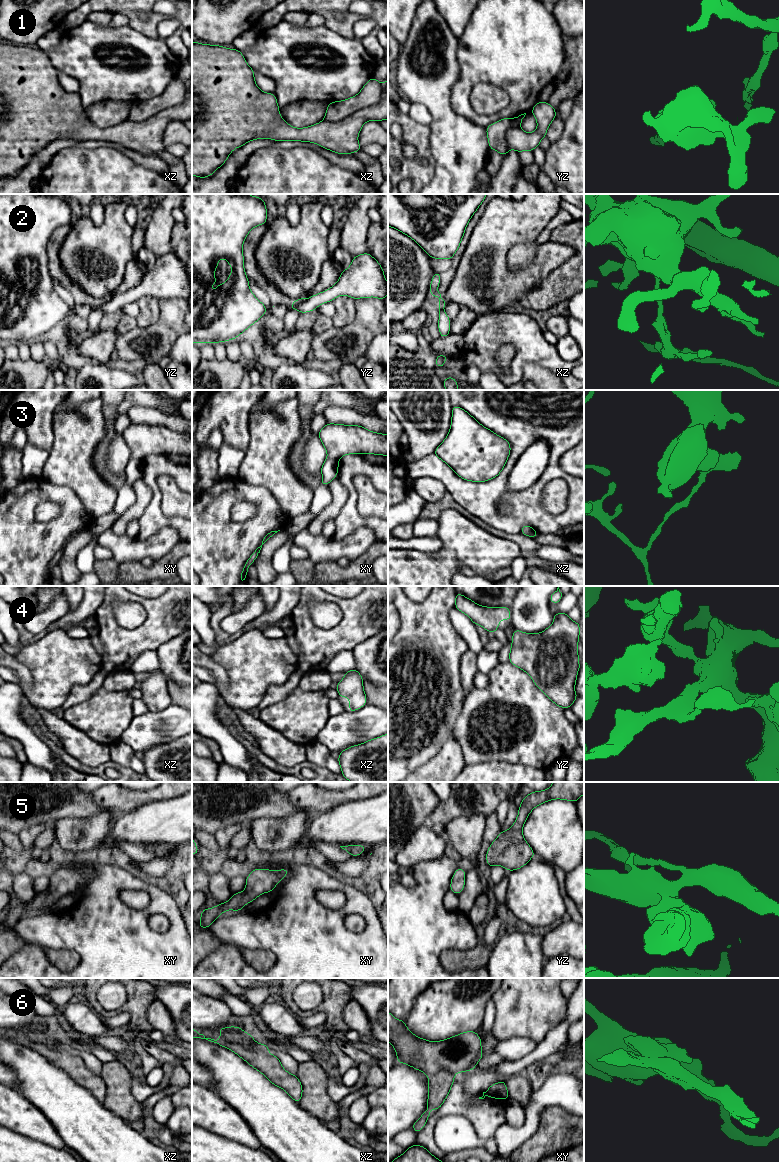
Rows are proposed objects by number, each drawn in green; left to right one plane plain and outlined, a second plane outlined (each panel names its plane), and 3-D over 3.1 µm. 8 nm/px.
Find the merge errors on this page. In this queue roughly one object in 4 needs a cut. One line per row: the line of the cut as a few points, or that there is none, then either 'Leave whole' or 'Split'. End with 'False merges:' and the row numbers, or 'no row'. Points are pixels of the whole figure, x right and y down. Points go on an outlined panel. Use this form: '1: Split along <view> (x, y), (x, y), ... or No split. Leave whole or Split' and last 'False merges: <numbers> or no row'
1: Split along xz (383, 85), (382, 97), (377, 102), (340, 121), (324, 120). Split
2: No split. Leave whole
3: No split. Leave whole
4: No split. Leave whole
5: No split. Leave whole
6: Split along xz (220, 1038), (238, 1043), (245, 1048), (253, 1047). Split
False merges: 1, 6

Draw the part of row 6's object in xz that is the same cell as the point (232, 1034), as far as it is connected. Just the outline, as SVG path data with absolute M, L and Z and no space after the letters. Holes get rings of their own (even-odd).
M230 1026L220 1028L217 1031L221 1034L221 1040L239 1044L245 1049L253 1048L253 1036L244 1032L241 1027Z

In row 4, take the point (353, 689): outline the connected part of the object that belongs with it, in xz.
M356 668L344 673L344 678L337 683L336 690L339 697L349 698L349 712L354 712L367 703L363 677Z

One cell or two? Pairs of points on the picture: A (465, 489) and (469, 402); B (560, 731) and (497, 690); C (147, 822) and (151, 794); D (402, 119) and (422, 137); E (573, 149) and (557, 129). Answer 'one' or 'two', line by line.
A: one
B: one
C: two
D: one
E: two

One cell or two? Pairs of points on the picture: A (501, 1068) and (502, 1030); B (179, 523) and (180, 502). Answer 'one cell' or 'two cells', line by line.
A: two cells
B: two cells

